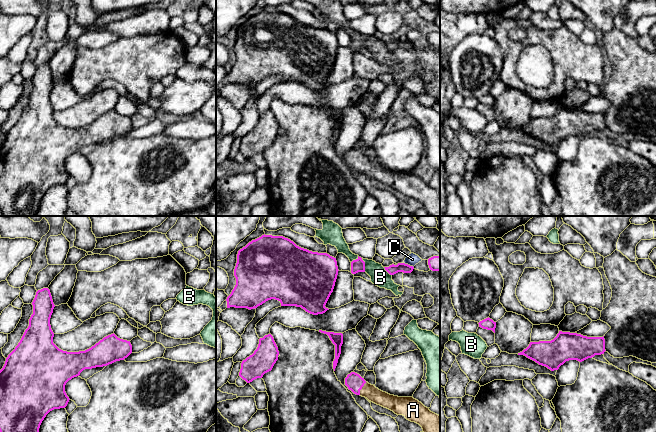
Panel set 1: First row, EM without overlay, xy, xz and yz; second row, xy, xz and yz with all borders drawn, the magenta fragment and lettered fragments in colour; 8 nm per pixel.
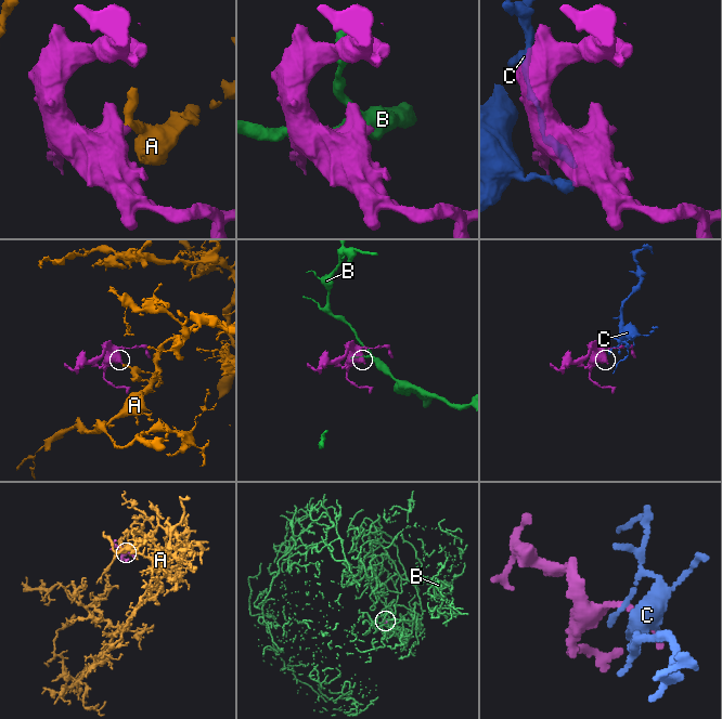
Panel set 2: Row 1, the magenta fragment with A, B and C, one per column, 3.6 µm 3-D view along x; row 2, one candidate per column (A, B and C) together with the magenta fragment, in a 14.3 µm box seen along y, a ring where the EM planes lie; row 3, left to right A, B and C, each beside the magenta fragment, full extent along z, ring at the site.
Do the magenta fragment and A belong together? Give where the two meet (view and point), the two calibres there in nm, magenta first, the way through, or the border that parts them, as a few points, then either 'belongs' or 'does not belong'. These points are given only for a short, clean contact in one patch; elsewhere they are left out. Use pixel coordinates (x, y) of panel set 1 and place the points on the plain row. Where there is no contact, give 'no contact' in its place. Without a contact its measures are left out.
contact xz (361, 164); calibres 140 and 120 nm; way xz (354, 158), (361, 164), (373, 170); belongs

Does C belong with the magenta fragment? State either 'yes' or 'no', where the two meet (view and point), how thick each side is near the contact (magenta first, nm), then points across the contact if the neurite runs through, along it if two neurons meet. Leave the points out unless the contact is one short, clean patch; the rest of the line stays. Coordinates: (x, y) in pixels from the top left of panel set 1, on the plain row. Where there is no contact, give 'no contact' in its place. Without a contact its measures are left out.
no; meets magenta in xz at (407, 40); 80 nm thick on the magenta side, 100 nm on the other; border along xz (403, 38), (413, 43)

